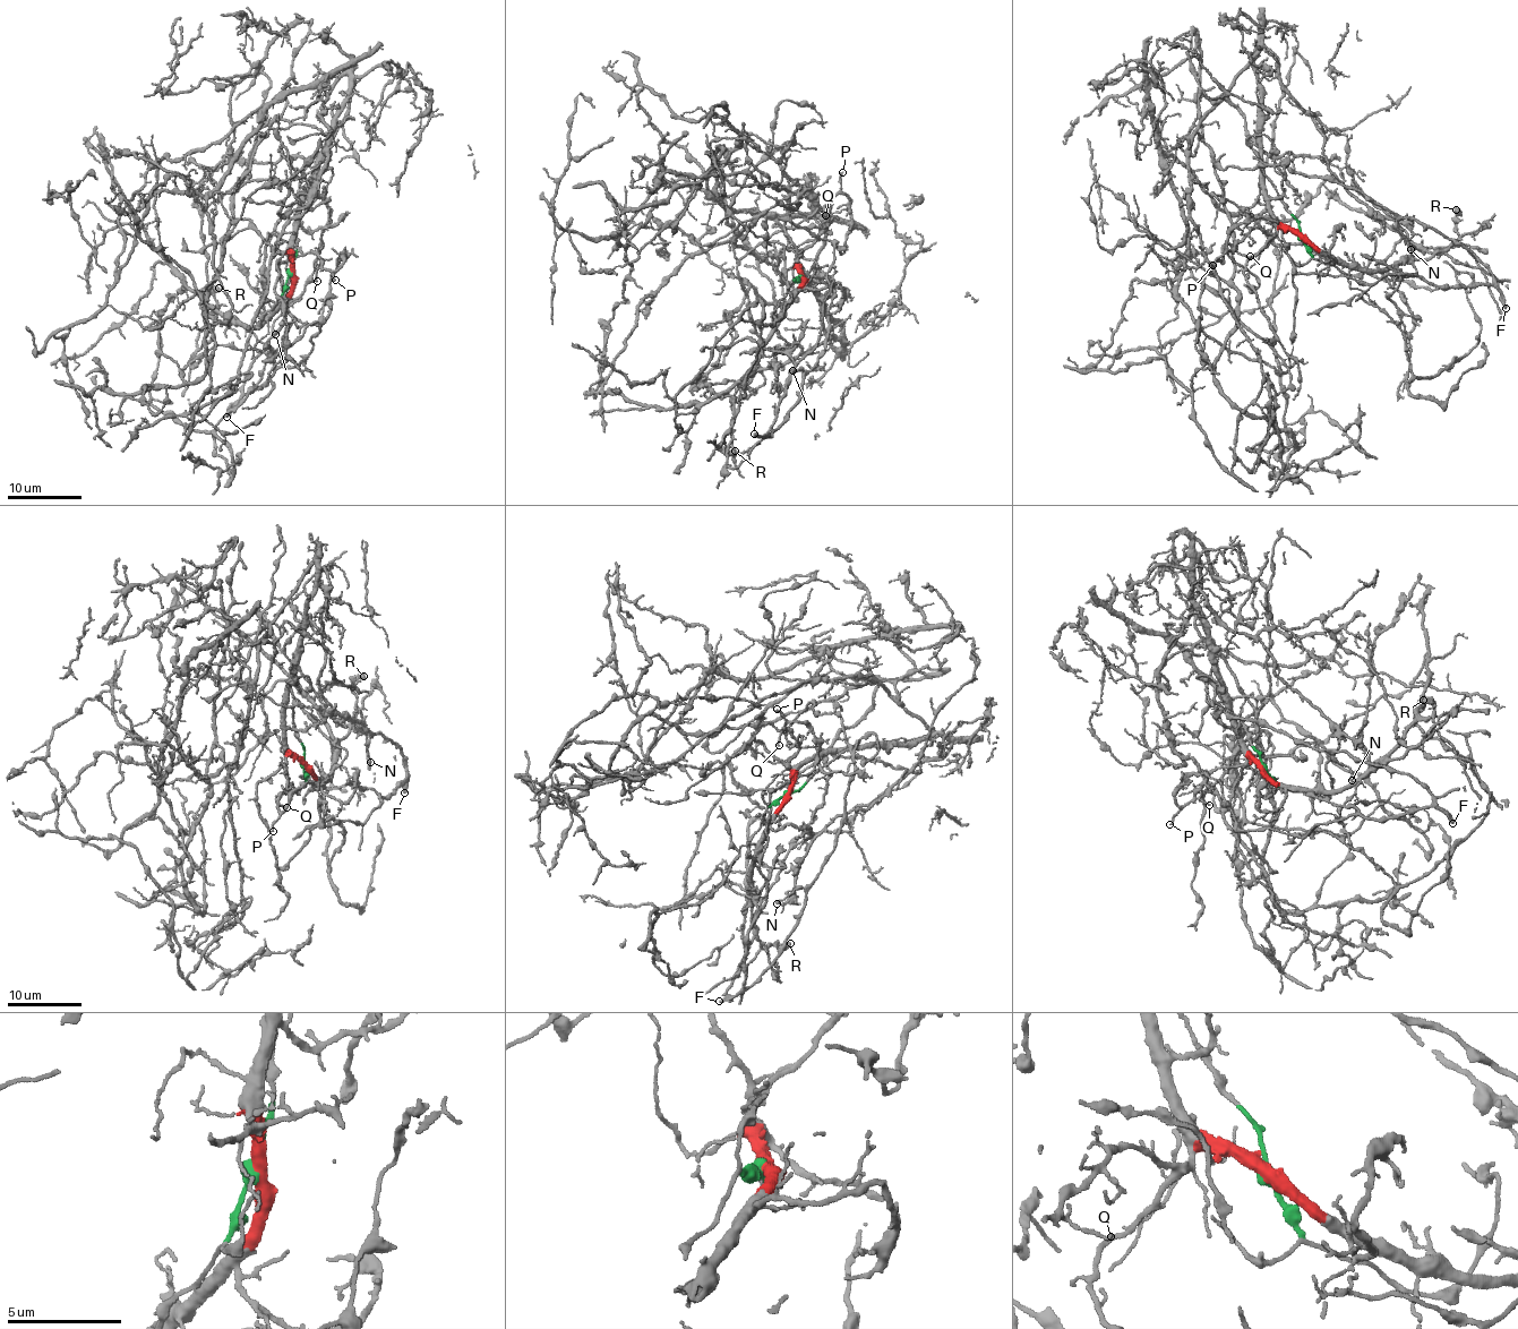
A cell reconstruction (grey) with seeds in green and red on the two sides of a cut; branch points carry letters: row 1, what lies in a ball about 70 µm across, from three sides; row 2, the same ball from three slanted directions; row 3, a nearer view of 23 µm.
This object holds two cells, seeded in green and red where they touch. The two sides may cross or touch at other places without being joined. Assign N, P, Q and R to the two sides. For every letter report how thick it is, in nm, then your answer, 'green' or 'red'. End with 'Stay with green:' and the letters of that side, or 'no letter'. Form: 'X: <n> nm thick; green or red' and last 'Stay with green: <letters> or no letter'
N: 240 nm thick; green
P: 160 nm thick; red
Q: 120 nm thick; red
R: 550 nm thick; red
Stay with green: N

